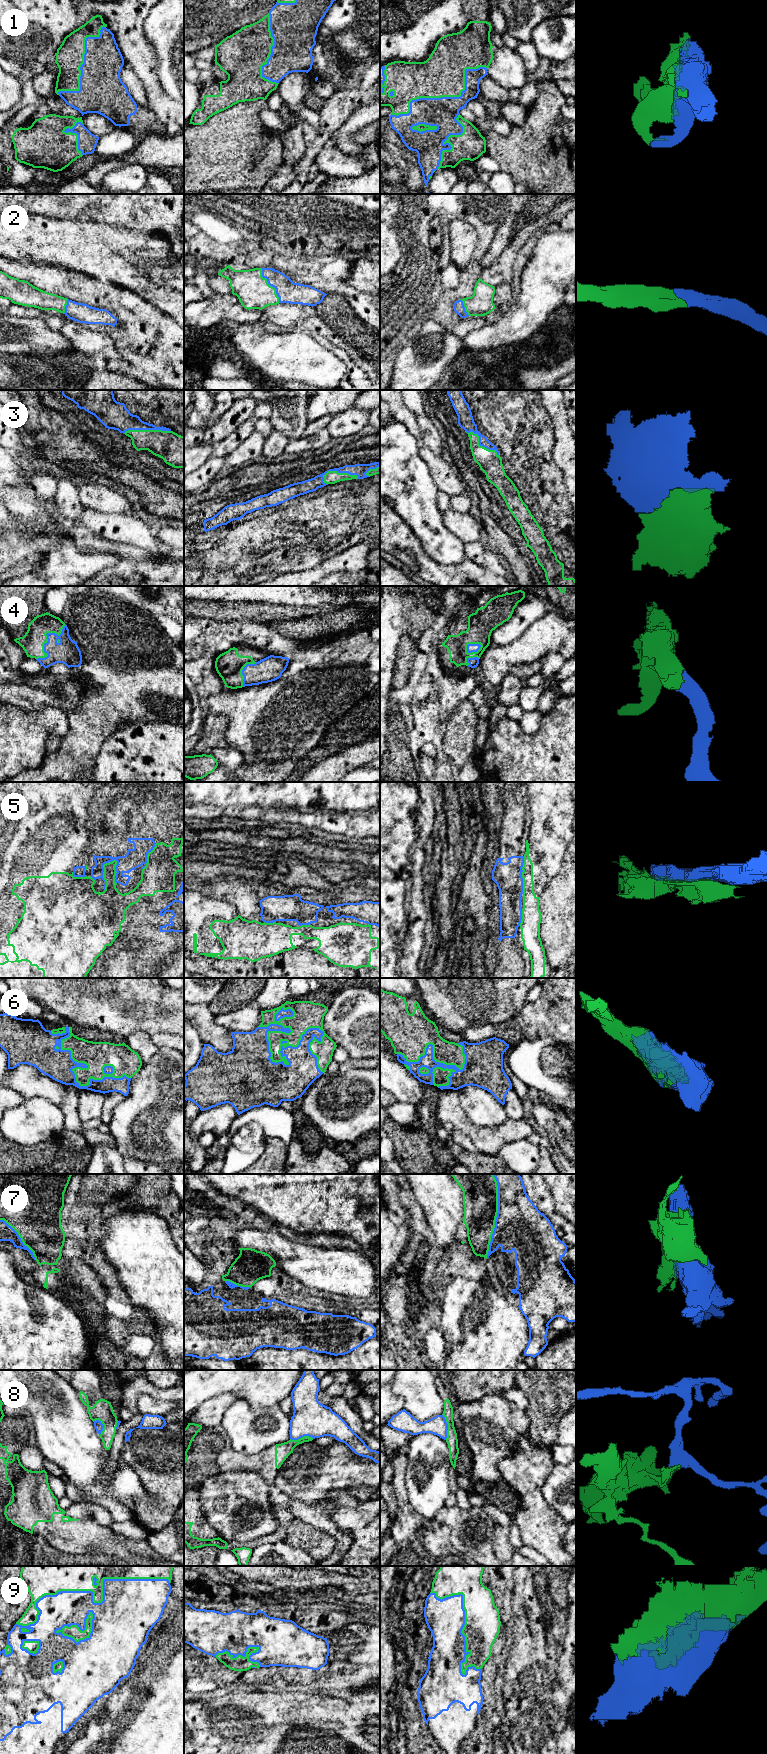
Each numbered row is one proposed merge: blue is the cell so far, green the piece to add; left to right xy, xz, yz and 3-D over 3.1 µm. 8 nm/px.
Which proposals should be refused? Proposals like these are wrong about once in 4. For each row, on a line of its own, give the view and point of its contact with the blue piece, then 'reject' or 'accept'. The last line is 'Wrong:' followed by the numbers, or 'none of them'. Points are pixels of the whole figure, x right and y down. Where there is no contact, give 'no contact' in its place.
1: yz (445, 97) | accept
2: xz (270, 285) | accept
3: xz (341, 472) | accept
4: xy (47, 638) | accept
5: xy (103, 871) | reject
6: xz (284, 1055) | accept
7: yz (497, 1216) | reject
8: yz (447, 1427) | accept
9: xy (92, 1597) | accept
Wrong: 5, 7

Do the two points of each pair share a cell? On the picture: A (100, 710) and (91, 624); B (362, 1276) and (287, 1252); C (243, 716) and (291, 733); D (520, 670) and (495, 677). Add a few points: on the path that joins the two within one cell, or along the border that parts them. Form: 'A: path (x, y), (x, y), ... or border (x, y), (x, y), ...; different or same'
A: path (100, 689), (100, 645); same
B: path (343, 1272), (323, 1269), (306, 1263); same
C: path (255, 716), (260, 716), (268, 723), (279, 724); same
D: border (532, 663), (515, 664), (509, 672); different

